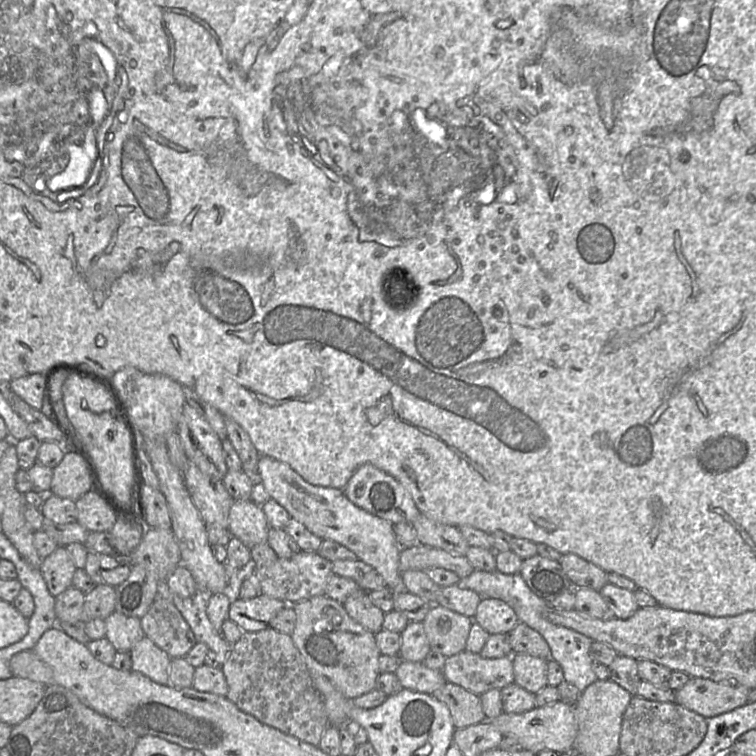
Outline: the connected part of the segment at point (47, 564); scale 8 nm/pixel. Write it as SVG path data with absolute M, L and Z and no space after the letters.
M58 546L49 556L42 559L40 566L48 590L55 598L72 586L76 569L65 546Z

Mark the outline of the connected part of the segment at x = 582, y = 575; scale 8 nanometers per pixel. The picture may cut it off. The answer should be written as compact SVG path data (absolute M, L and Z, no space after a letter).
M574 553L562 554L558 560L574 588L588 587L600 591L608 581L607 572Z

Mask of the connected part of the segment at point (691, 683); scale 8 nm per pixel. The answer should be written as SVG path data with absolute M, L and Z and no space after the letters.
M690 677L675 691L675 702L708 719L746 704L749 692L750 689L734 682Z

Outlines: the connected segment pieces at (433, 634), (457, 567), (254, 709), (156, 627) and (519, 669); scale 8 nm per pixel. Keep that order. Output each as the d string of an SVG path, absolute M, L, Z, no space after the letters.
M433 604L422 624L430 648L447 658L466 650L466 642L473 622L473 618Z
M417 544L401 549L399 570L422 570L444 568L455 572L460 579L469 576L475 569L464 555L454 555L443 549Z
M268 627L260 631L244 632L236 643L230 645L230 654L221 667L228 686L226 697L241 711L254 716L260 722L318 746L329 726L329 720L323 699L291 636Z
M156 597L140 622L145 636L171 658L184 658L197 643L171 597Z
M515 653L511 657L514 683L534 694L548 685L548 660L526 653Z

